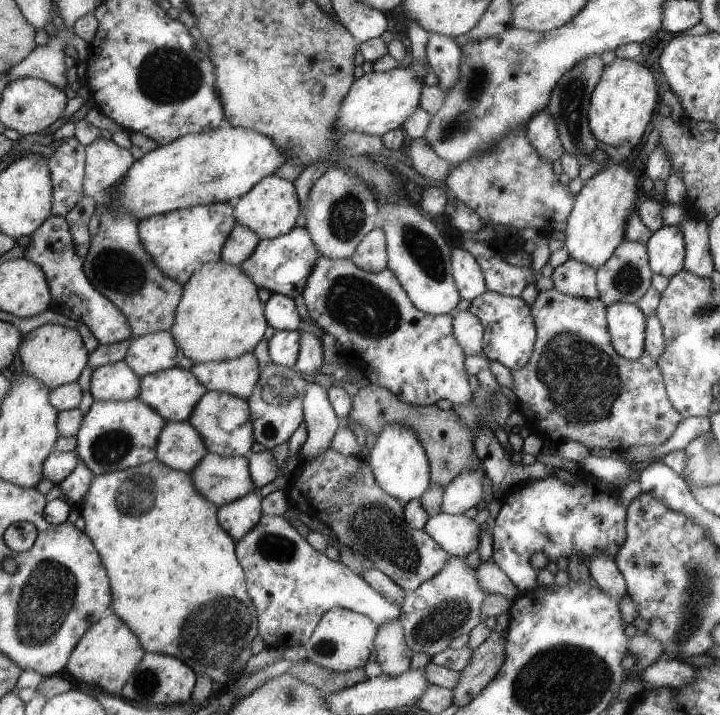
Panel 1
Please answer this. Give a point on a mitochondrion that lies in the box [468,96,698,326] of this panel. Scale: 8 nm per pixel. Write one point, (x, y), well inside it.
(627, 279)

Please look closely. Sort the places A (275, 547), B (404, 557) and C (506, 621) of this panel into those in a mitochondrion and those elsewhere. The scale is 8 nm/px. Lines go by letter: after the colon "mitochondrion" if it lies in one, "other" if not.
A: mitochondrion
B: mitochondrion
C: other

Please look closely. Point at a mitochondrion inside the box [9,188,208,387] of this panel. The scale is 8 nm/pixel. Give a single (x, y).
(120, 272)

